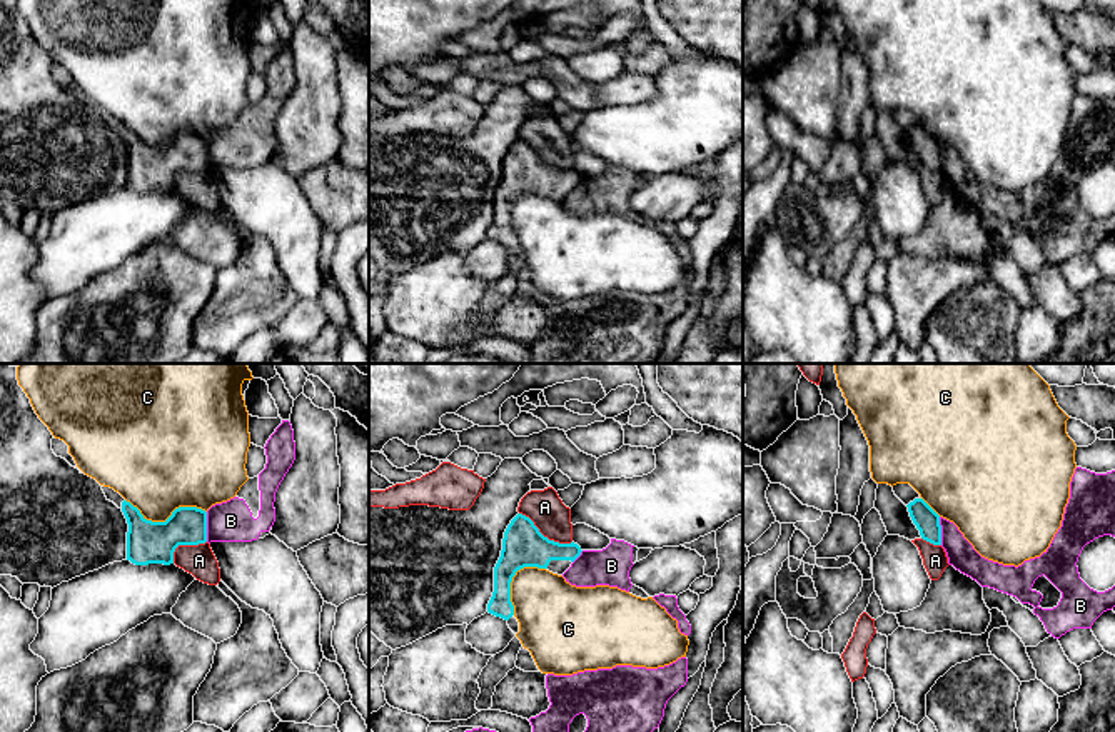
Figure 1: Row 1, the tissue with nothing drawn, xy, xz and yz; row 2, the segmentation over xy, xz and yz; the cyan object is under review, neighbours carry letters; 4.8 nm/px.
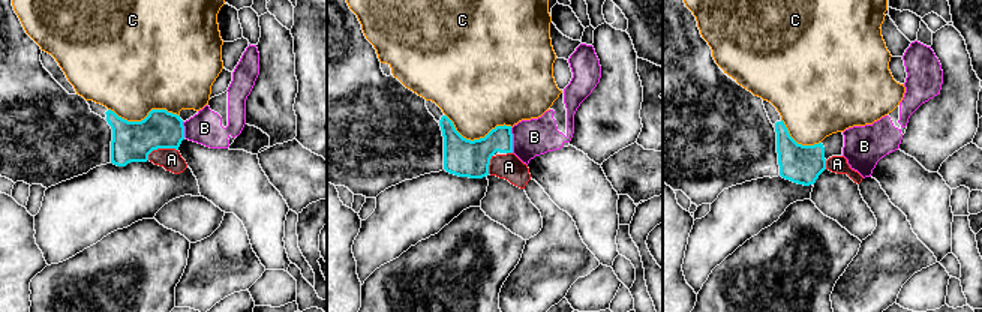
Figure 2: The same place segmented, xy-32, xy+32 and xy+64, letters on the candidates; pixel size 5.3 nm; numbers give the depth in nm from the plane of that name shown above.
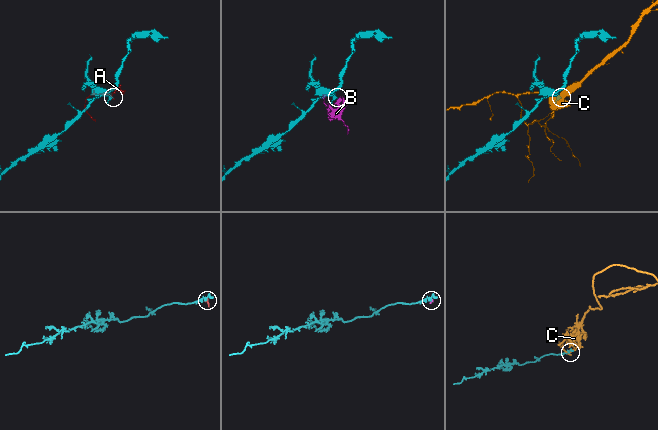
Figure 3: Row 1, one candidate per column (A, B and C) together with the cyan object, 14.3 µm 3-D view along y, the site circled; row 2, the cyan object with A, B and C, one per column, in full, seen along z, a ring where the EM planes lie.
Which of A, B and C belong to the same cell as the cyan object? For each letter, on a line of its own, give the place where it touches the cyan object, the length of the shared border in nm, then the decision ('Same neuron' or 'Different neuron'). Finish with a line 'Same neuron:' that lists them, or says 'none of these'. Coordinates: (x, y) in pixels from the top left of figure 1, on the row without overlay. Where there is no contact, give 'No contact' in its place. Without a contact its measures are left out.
A: Touches cyan at xz (543, 162). Shared border 300 nm. Different neuron
B: Touches cyan at xy (206, 154). Shared border 140 nm. Same neuron
C: Touches cyan at xy (167, 145). Shared border 400 nm. Different neuron
Same neuron: B

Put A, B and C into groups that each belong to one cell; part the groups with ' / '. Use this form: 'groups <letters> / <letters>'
groups A / B / C

